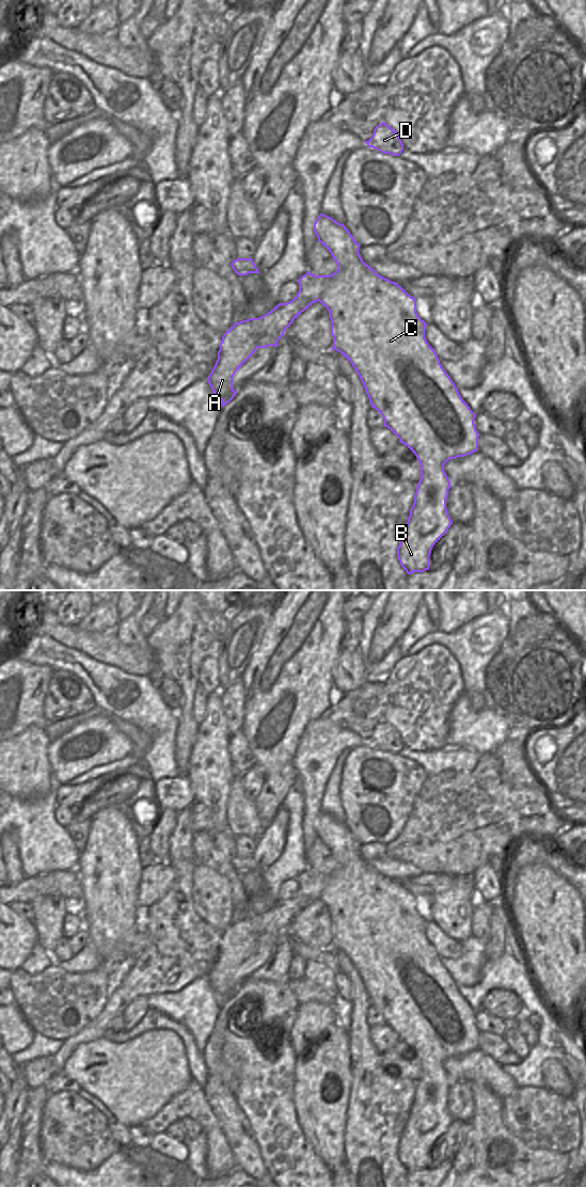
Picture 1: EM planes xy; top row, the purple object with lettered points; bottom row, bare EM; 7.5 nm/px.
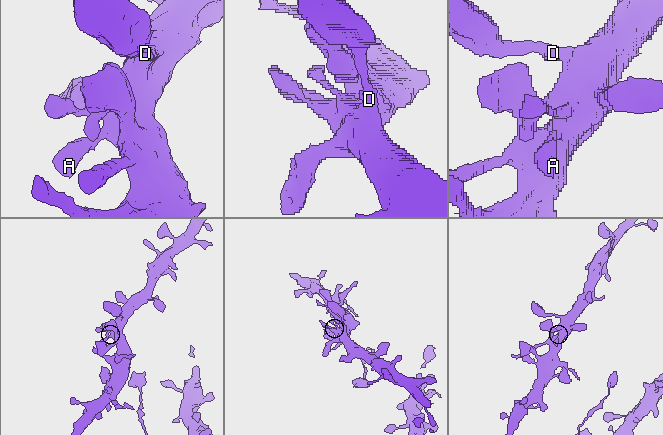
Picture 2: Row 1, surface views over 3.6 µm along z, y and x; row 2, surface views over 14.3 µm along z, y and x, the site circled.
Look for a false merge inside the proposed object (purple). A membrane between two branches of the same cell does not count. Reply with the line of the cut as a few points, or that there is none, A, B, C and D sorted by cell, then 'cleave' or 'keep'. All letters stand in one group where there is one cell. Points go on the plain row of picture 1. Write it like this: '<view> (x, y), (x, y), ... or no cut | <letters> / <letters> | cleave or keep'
no cut | A B C D | keep

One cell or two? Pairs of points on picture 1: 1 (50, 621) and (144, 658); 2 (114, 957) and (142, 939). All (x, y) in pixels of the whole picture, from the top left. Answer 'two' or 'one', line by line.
1: one
2: one

